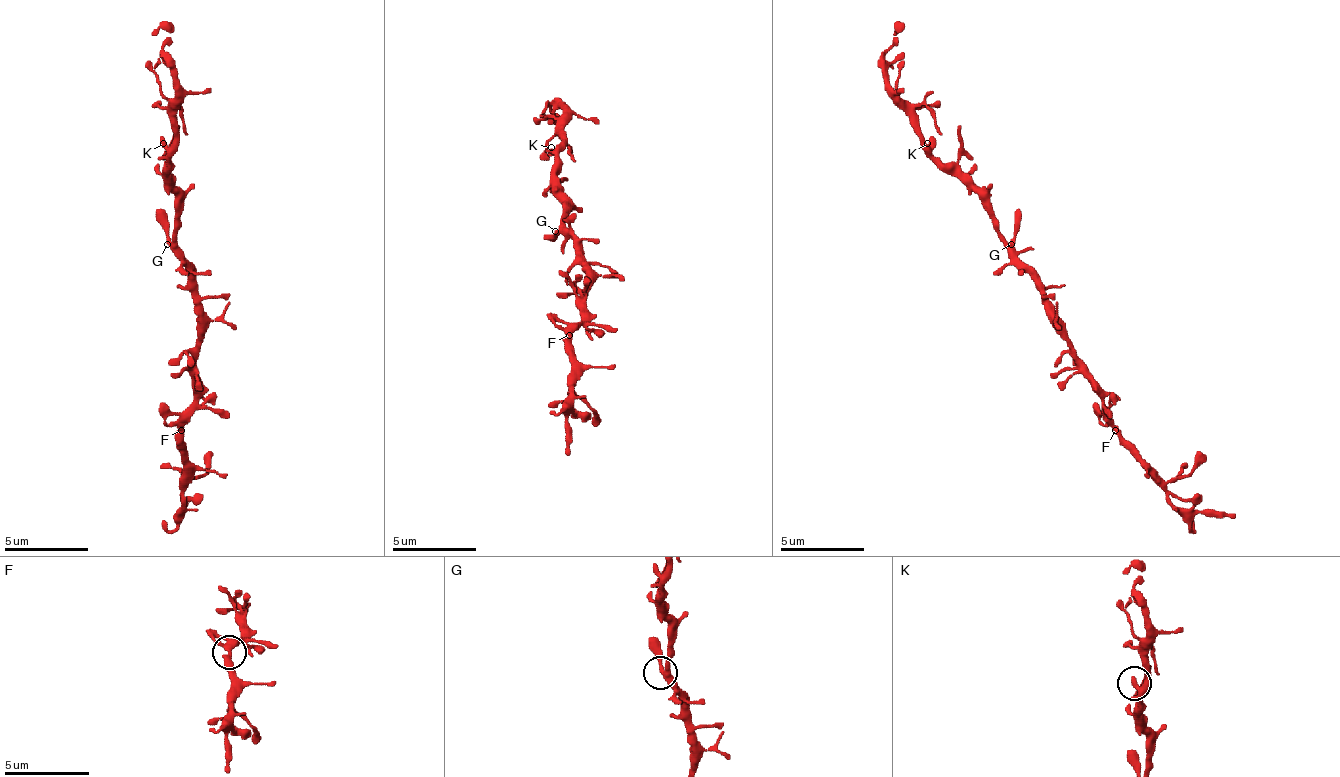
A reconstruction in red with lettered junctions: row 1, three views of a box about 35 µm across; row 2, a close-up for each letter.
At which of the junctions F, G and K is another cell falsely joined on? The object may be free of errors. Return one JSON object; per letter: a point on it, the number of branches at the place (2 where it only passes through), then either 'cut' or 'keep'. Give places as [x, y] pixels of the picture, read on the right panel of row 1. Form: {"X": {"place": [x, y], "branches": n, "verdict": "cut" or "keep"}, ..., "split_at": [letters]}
{"F": {"place": [1115, 430], "branches": 4, "verdict": "keep"}, "G": {"place": [1011, 244], "branches": 4, "verdict": "keep"}, "K": {"place": [927, 143], "branches": 3, "verdict": "keep"}, "split_at": []}

